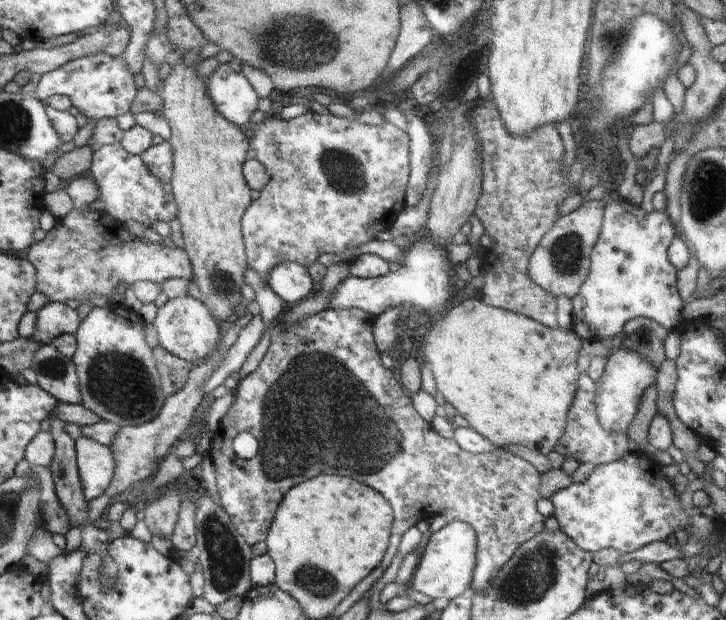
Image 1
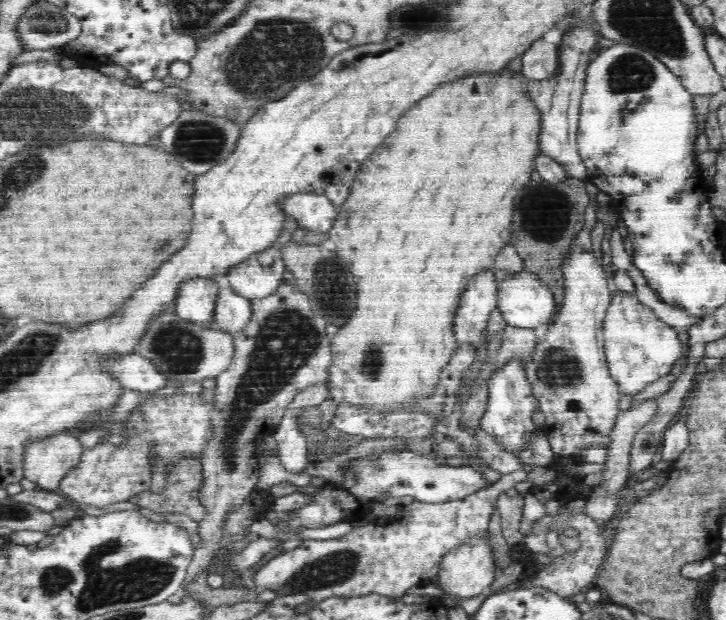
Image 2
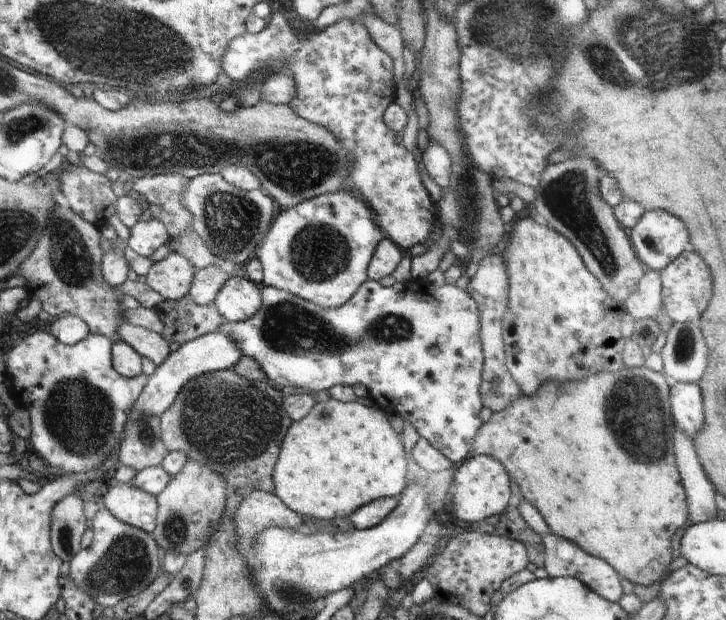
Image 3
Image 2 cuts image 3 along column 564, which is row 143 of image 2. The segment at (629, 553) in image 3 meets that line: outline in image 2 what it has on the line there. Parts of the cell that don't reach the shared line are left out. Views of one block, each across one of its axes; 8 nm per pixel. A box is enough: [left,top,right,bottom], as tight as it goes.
[326,70,541,412]

